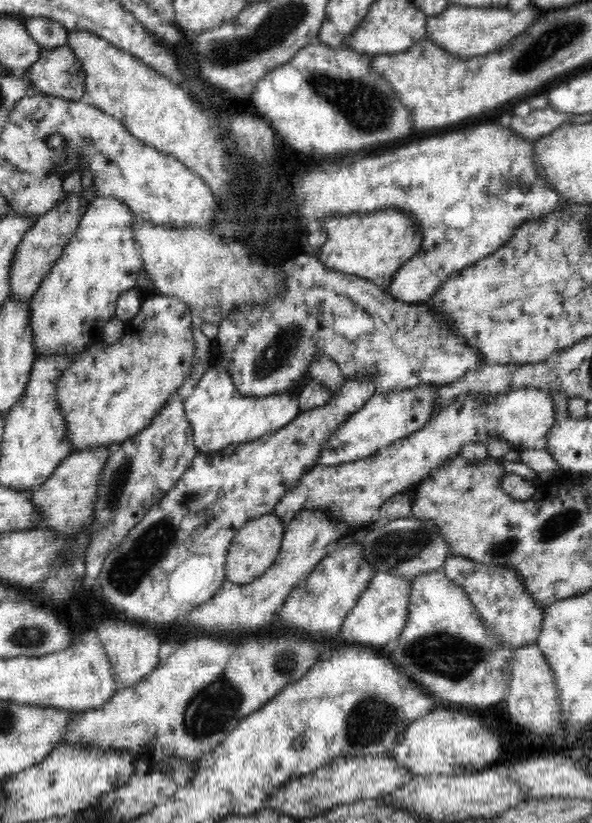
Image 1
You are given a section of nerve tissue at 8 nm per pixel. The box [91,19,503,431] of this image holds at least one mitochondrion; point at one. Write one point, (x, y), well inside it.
(364, 105)

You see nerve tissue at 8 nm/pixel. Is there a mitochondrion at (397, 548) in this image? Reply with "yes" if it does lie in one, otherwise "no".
yes

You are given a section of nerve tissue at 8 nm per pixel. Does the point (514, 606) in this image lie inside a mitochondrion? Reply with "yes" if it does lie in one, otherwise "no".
no

